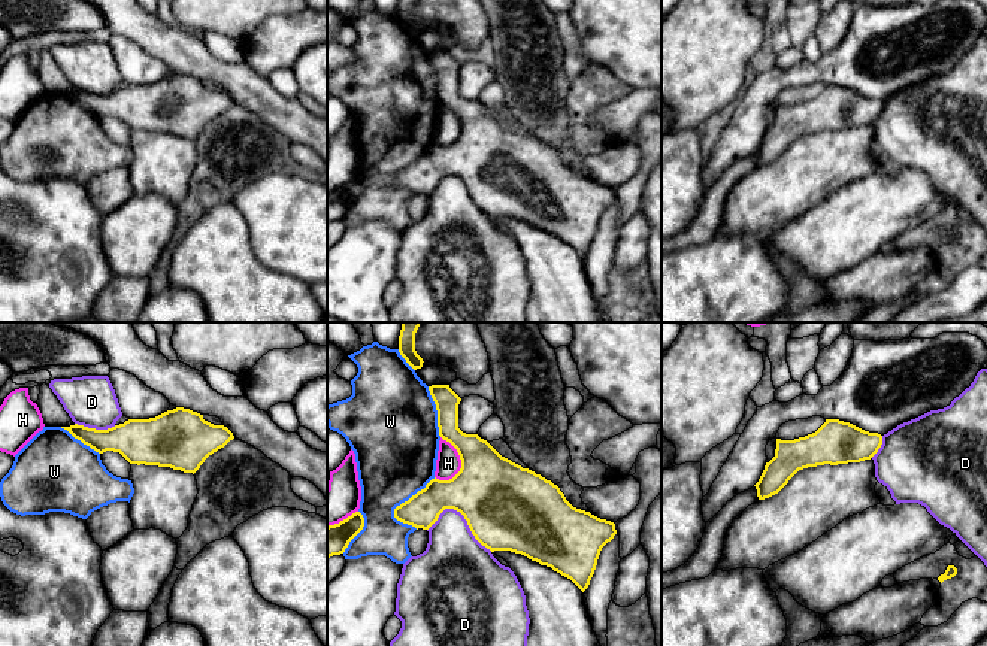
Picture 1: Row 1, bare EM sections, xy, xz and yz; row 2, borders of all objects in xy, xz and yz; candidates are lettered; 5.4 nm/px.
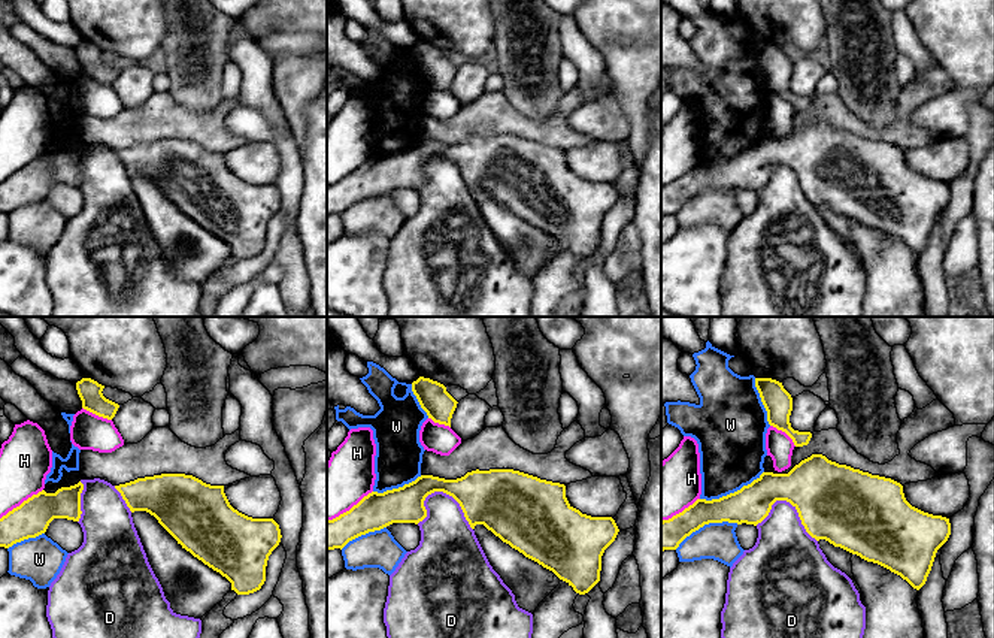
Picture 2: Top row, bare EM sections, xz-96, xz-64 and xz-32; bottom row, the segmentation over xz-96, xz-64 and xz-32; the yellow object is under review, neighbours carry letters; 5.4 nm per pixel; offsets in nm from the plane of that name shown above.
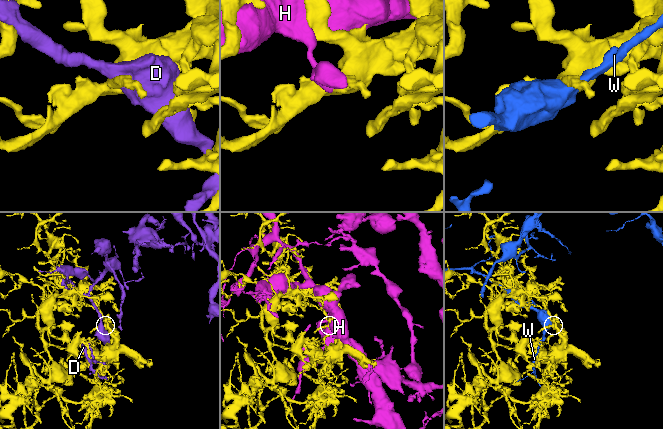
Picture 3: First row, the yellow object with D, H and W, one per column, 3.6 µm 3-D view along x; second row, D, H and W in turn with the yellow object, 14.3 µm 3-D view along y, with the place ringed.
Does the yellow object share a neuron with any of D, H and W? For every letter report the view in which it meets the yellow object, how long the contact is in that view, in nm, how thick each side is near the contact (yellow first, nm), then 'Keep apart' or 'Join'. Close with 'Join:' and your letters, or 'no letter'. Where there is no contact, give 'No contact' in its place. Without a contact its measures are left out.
D: Touches yellow in xz. Shared border 380 nm. Thickness 460 nm (yellow) against 320 nm. Keep apart
H: Touches yellow in xz. Shared border 260 nm. Thickness 400 nm (yellow) against 140 nm. Keep apart
W: Touches yellow in xz. Shared border 320 nm. Thickness 190 nm (yellow) against 440 nm. Keep apart
Join: no letter

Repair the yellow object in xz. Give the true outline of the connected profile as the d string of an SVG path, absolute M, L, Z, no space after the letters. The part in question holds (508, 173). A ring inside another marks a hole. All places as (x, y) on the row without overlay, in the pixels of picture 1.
M432 51L429 57L438 76L439 101L457 115L461 134L449 146L432 145L394 175L394 184L417 195L429 195L445 175L454 175L464 182L475 204L491 218L521 219L570 245L584 258L602 213L617 200L615 189L573 173L551 146L502 122L478 100L463 98L458 94L461 64L449 51Z

